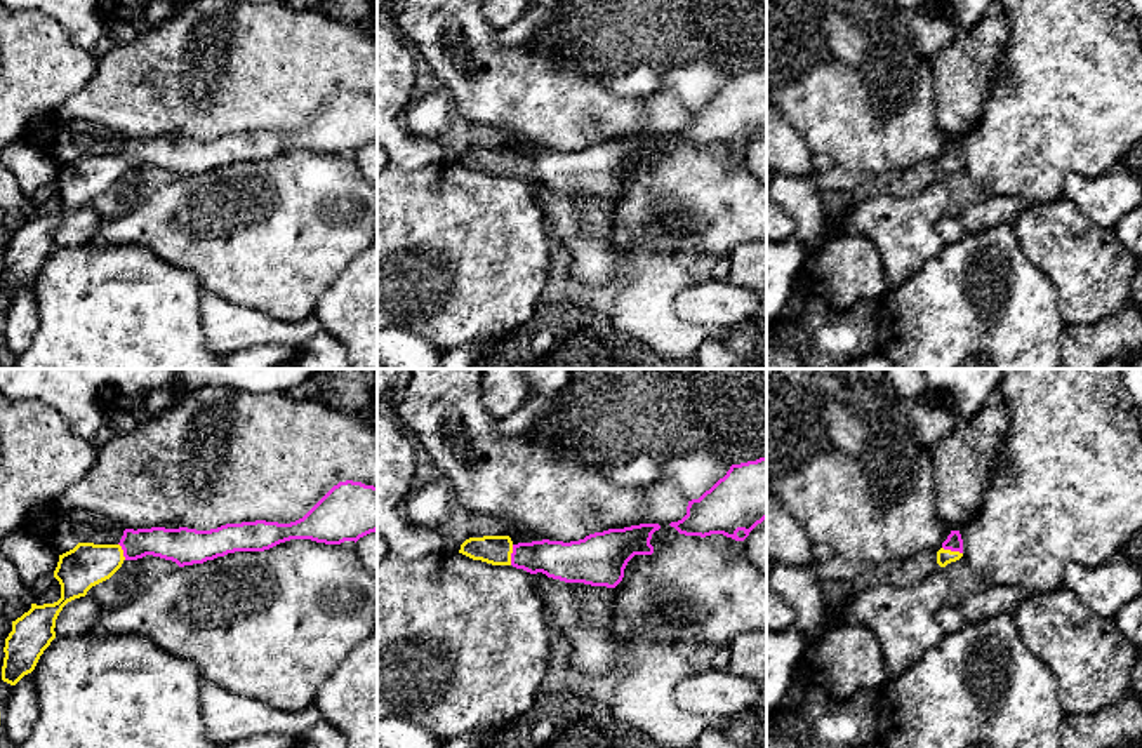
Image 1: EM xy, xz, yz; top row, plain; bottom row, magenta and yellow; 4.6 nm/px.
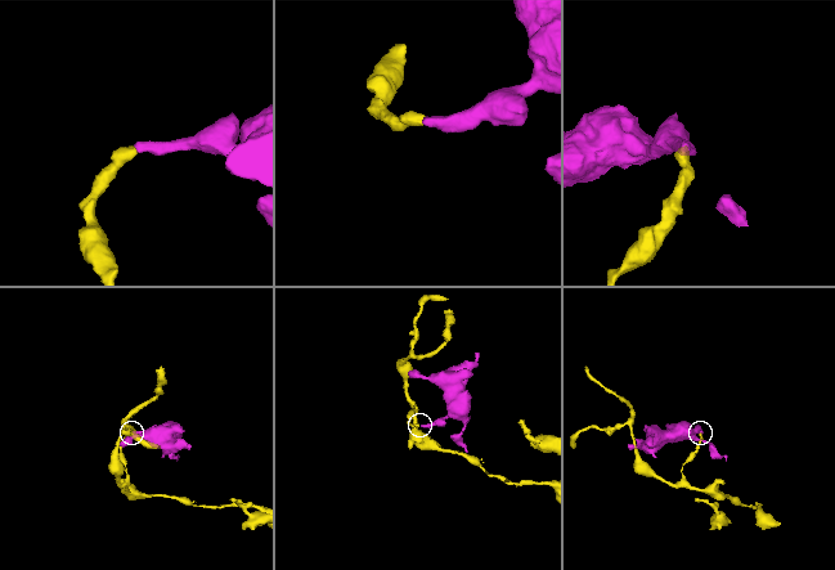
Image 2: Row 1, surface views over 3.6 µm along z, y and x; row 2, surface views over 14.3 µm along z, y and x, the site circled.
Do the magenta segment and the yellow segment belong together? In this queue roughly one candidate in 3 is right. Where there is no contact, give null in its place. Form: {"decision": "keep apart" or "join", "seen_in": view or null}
{"decision": "join", "seen_in": "xz"}

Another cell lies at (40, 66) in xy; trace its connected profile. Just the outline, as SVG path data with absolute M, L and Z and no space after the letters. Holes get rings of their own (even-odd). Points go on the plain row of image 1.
M0 3L0 151L17 141L37 113L54 113L94 75L97 56L75 45L61 24L37 10L7 10Z

